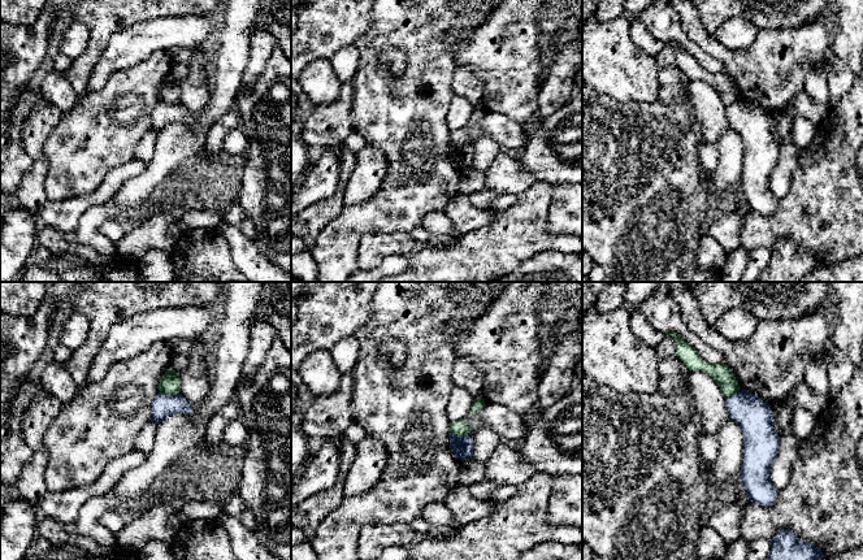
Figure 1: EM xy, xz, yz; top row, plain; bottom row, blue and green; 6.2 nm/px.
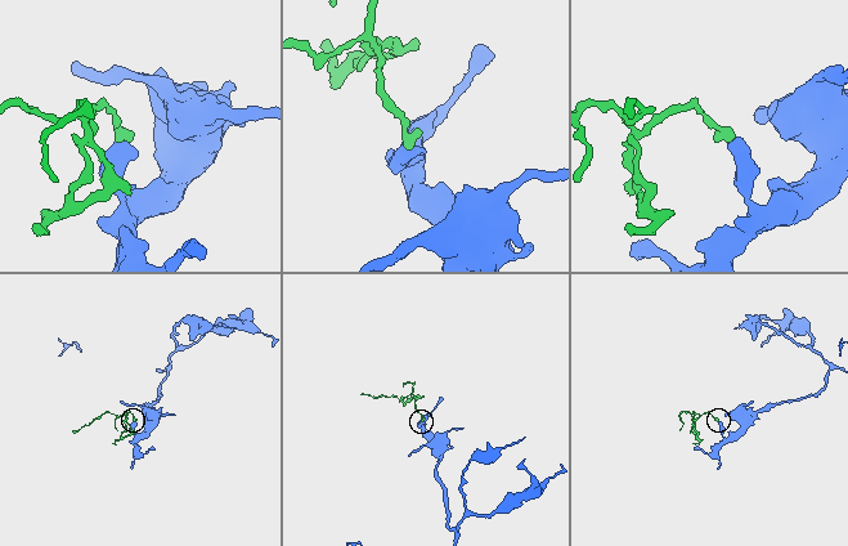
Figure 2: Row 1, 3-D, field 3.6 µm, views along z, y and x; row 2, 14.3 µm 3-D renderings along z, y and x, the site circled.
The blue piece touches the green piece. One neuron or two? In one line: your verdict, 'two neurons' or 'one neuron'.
two neurons

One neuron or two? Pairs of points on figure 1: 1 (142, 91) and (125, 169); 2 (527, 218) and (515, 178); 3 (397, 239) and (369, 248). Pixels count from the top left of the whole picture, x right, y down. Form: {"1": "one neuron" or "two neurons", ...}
{"1": "two neurons", "2": "two neurons", "3": "one neuron"}

